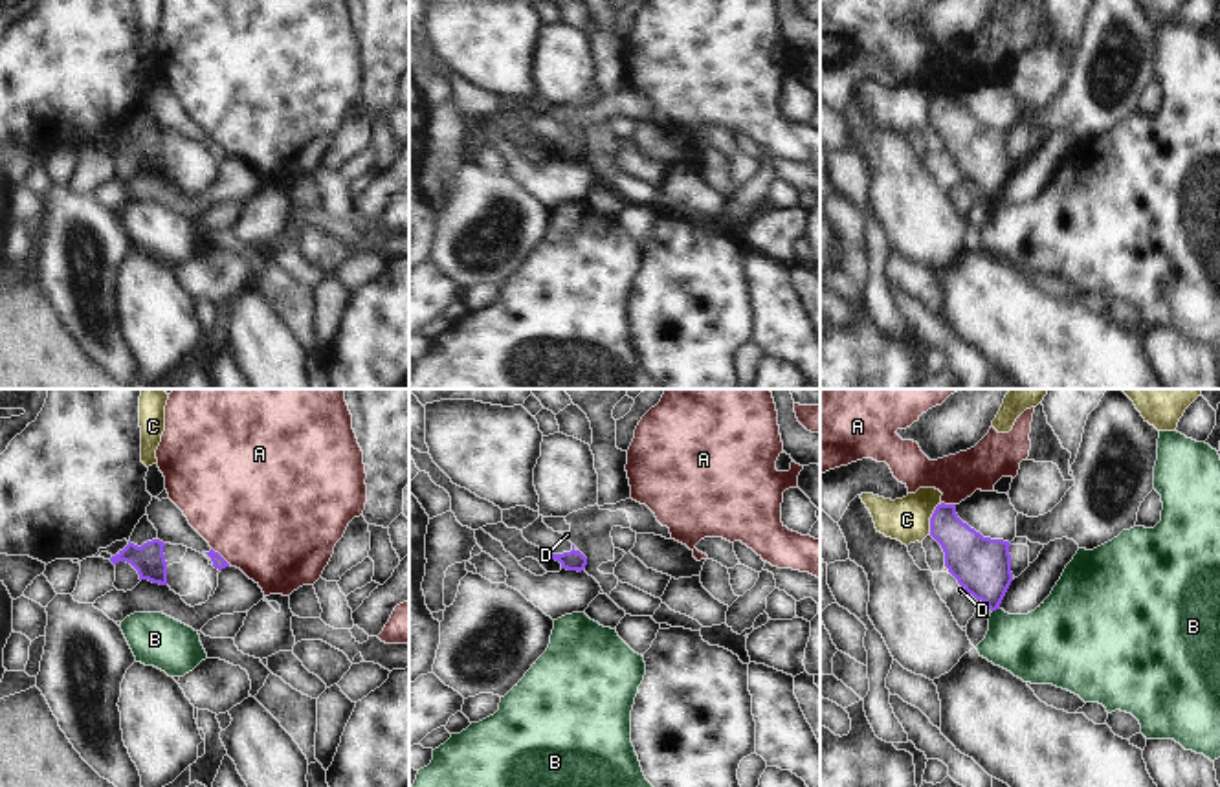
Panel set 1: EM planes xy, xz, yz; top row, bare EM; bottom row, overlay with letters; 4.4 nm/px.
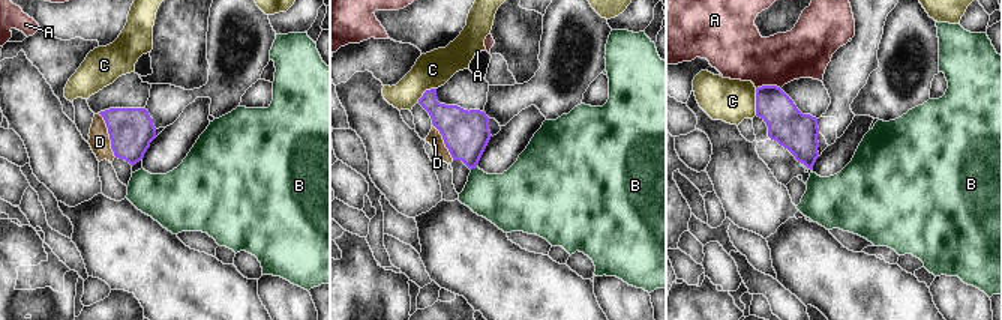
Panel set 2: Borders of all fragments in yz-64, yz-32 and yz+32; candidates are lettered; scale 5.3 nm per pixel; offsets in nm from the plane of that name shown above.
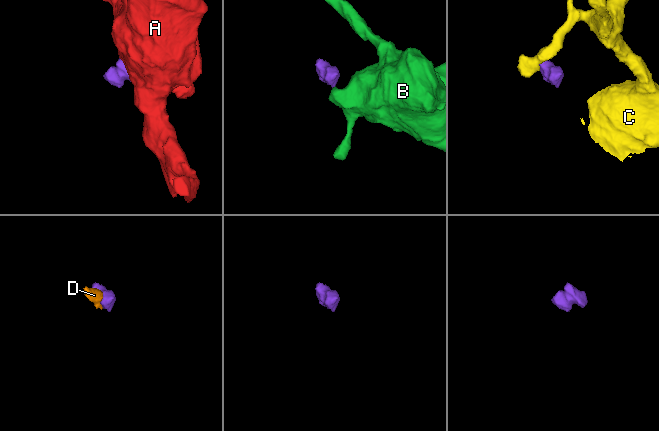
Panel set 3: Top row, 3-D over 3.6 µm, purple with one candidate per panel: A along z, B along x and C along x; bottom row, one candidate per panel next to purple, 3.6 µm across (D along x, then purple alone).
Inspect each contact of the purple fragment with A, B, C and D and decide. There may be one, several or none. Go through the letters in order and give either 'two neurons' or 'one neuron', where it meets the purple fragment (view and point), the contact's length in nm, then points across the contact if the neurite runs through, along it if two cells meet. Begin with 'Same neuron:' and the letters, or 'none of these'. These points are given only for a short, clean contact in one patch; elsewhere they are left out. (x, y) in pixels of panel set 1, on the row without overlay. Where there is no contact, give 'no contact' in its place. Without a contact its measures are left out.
Same neuron: none of these
A: two neurons; contact xy (219, 144); length 120 nm
B: two neurons; contact yz (995, 199); length 40 nm; border yz (998, 197), (993, 200)
C: two neurons; contact yz (931, 107); length 160 nm; border yz (942, 92), (931, 107), (929, 123)
D: two neurons; contact yz (964, 175); length 50 nm; border yz (960, 173), (967, 180)

